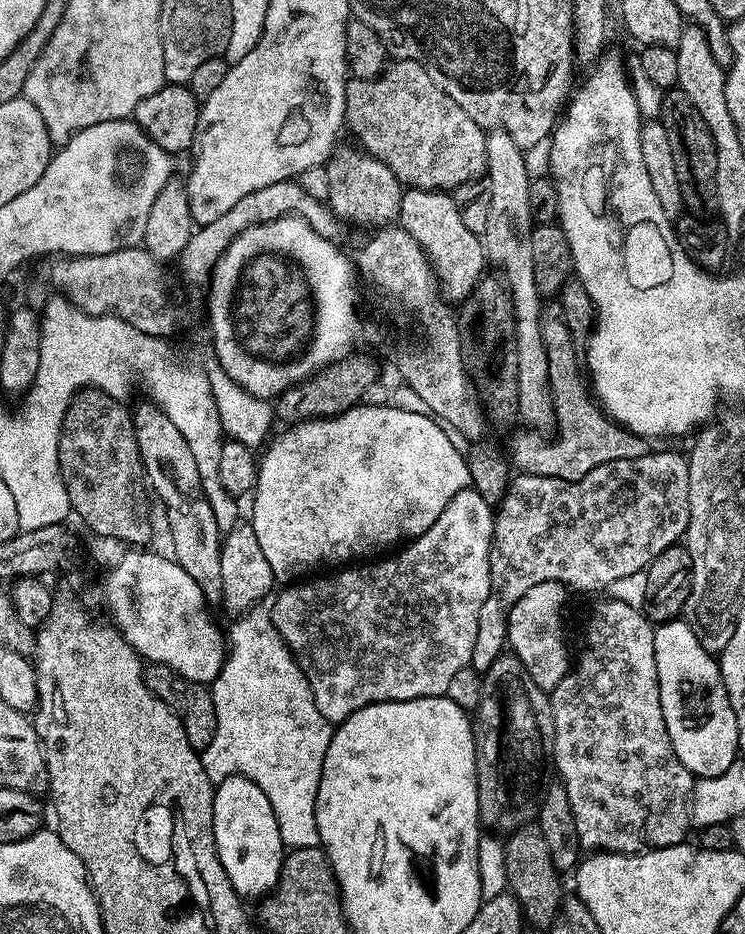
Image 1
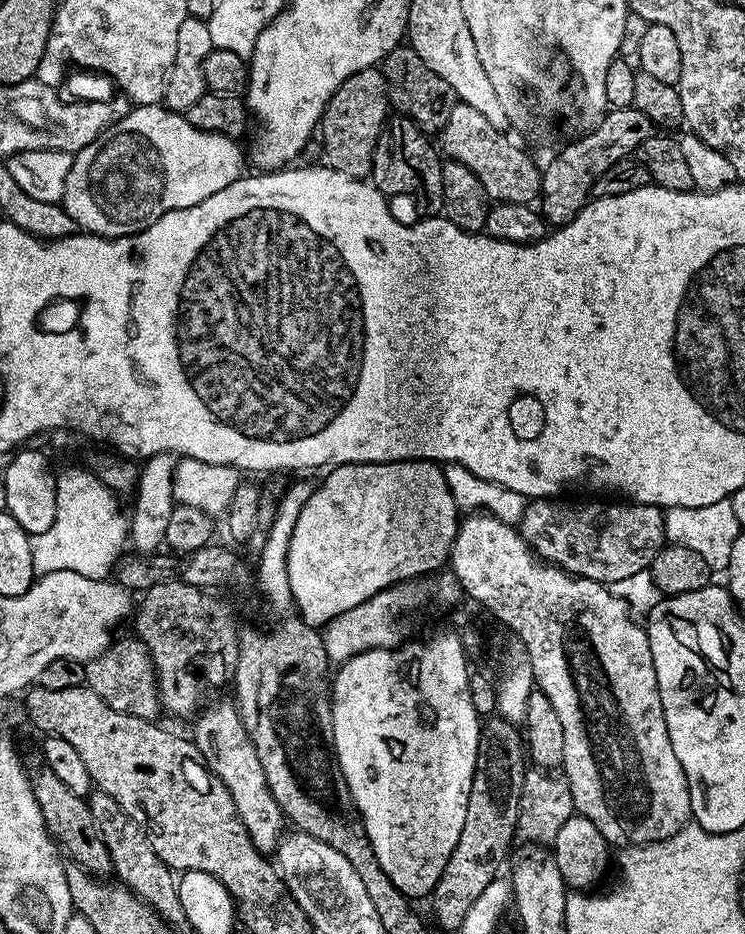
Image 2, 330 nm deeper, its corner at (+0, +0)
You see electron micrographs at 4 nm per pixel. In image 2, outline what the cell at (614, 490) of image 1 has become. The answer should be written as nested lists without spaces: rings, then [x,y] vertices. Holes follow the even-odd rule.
[[[532,498],[525,503],[524,513],[518,525],[518,531],[521,538],[525,540],[532,551],[545,560],[547,564],[555,564],[557,568],[563,572],[569,572],[572,576],[581,576],[587,580],[593,580],[605,586],[614,586],[622,578],[630,578],[630,574],[638,574],[639,572],[647,572],[652,567],[652,560],[655,558],[660,549],[665,547],[666,539],[664,534],[664,512],[657,508],[654,504],[637,504],[635,502],[620,502],[624,504],[599,504],[596,500],[588,500],[585,504],[563,504],[560,498]]]

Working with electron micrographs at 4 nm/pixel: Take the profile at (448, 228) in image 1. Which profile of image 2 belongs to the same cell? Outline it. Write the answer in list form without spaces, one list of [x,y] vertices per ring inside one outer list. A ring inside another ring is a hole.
[[[397,115],[395,118],[389,119],[385,123],[384,129],[380,131],[380,137],[376,143],[374,150],[374,158],[372,159],[372,175],[371,183],[375,184],[379,192],[383,192],[385,197],[392,196],[413,196],[416,204],[421,208],[423,215],[428,218],[435,217],[437,214],[443,213],[444,203],[442,202],[442,170],[440,169],[441,161],[436,160],[438,157],[437,149],[428,140],[424,129],[419,128],[413,120],[406,116]]]

